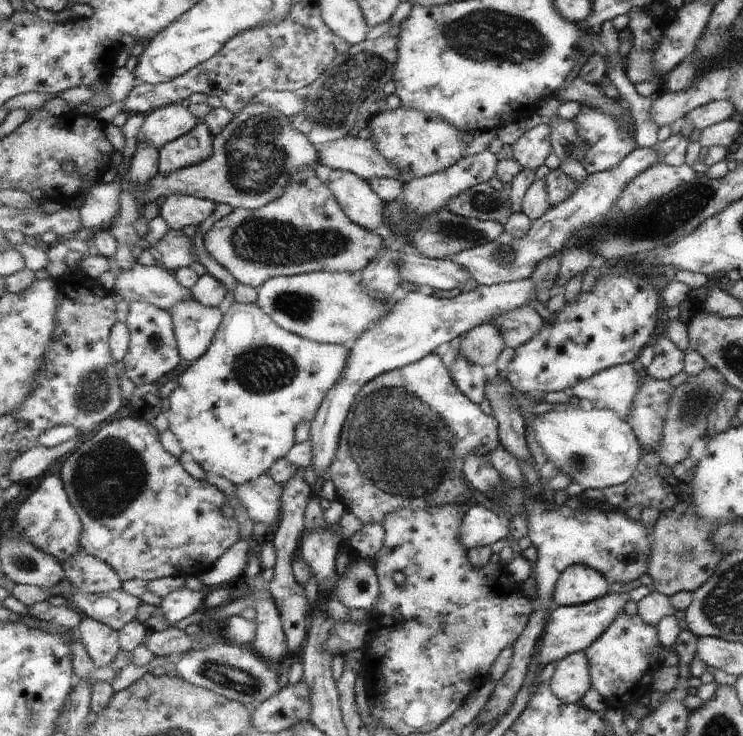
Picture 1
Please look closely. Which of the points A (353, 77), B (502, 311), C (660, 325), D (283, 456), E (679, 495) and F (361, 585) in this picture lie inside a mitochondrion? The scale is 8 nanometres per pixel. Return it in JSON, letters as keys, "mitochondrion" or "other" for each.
{"A":"mitochondrion","B":"other","C":"other","D":"other","E":"other","F":"mitochondrion"}

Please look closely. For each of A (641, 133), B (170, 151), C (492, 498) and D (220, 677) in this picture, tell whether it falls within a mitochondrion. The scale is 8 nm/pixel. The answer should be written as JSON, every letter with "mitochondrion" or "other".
{"A":"other","B":"other","C":"other","D":"mitochondrion"}

